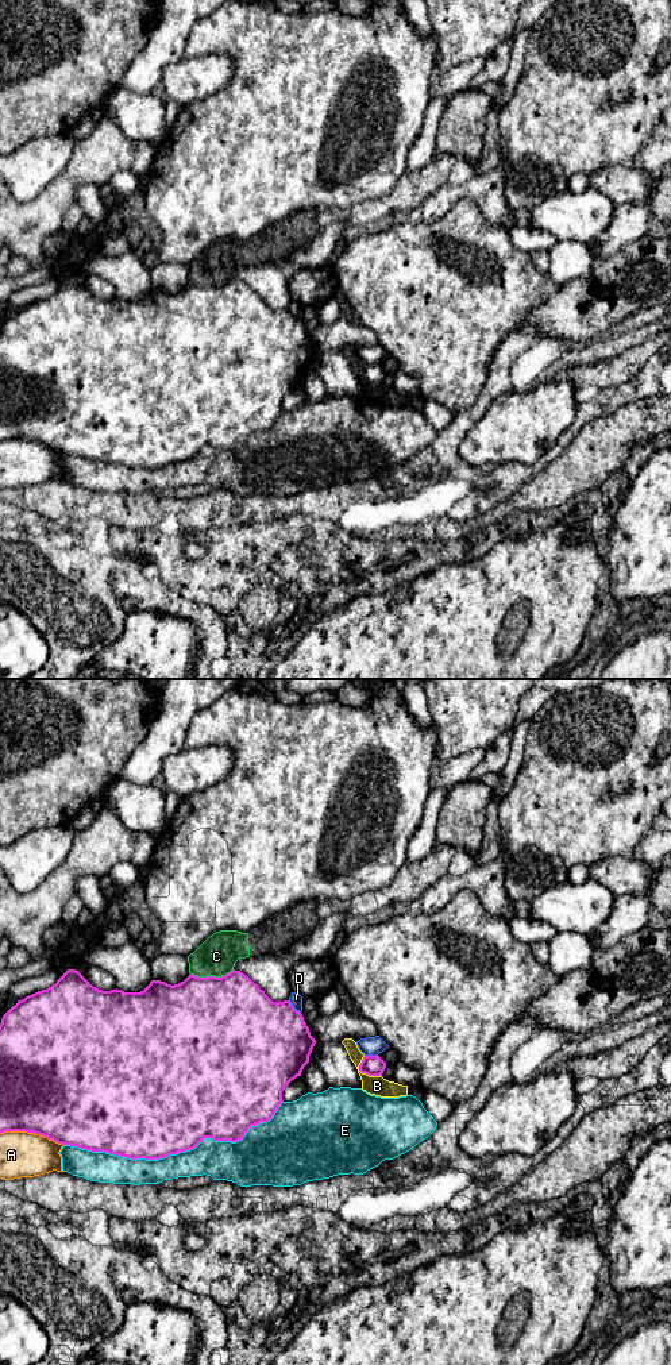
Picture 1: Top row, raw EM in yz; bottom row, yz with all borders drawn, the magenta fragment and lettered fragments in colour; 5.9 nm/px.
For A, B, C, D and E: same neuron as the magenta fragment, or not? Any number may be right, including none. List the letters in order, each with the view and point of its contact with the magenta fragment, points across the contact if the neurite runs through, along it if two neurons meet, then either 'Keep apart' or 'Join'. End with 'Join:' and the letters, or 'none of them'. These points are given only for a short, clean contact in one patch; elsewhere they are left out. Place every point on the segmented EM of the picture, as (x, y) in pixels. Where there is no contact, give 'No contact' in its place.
A: Touches magenta at yz (31, 1132). Keep apart
B: Touches magenta at yz (363, 1072). Boundary: yz (363, 1056), (359, 1069), (369, 1075), (381, 1076). Keep apart
C: Touches magenta at yz (211, 976). Boundary: yz (232, 968), (220, 976), (191, 975). Keep apart
D: Touches magenta at yz (293, 1007). Keep apart
E: Touches magenta at yz (176, 1153). Keep apart
Join: none of them

